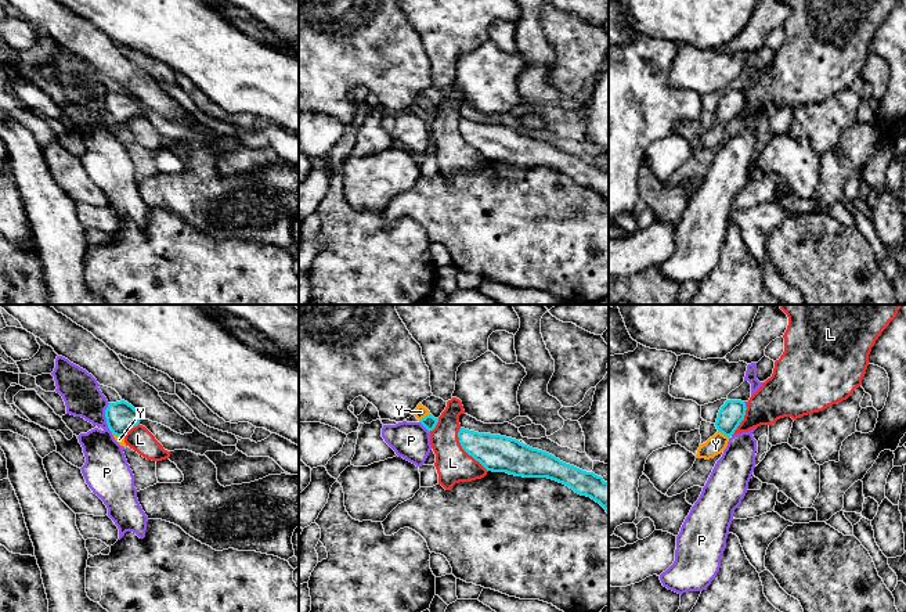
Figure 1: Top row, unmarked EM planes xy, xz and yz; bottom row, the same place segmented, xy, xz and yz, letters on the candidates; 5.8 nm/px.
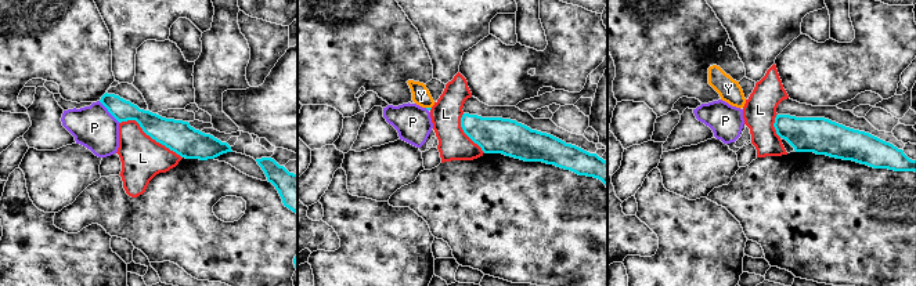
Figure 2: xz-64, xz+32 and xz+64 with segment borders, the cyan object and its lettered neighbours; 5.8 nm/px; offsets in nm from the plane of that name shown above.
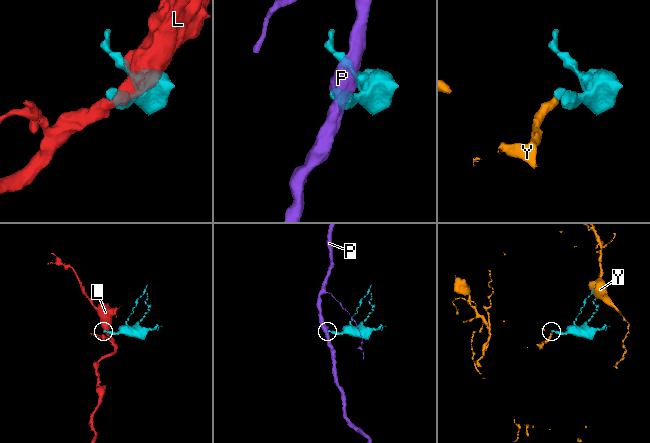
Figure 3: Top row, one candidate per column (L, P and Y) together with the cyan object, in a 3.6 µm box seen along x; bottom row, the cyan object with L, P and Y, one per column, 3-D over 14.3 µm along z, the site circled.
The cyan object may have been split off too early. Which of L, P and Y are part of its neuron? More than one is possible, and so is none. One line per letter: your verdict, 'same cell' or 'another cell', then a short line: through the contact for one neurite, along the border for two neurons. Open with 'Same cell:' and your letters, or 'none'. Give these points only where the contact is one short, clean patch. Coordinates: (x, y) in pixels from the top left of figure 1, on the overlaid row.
Same cell: Y
L: another cell | xz (459, 428), (459, 445), (487, 471)
P: another cell | xy (108, 403), (105, 422), (112, 432)
Y: same cell | yz (732, 413), (724, 434), (715, 445)

